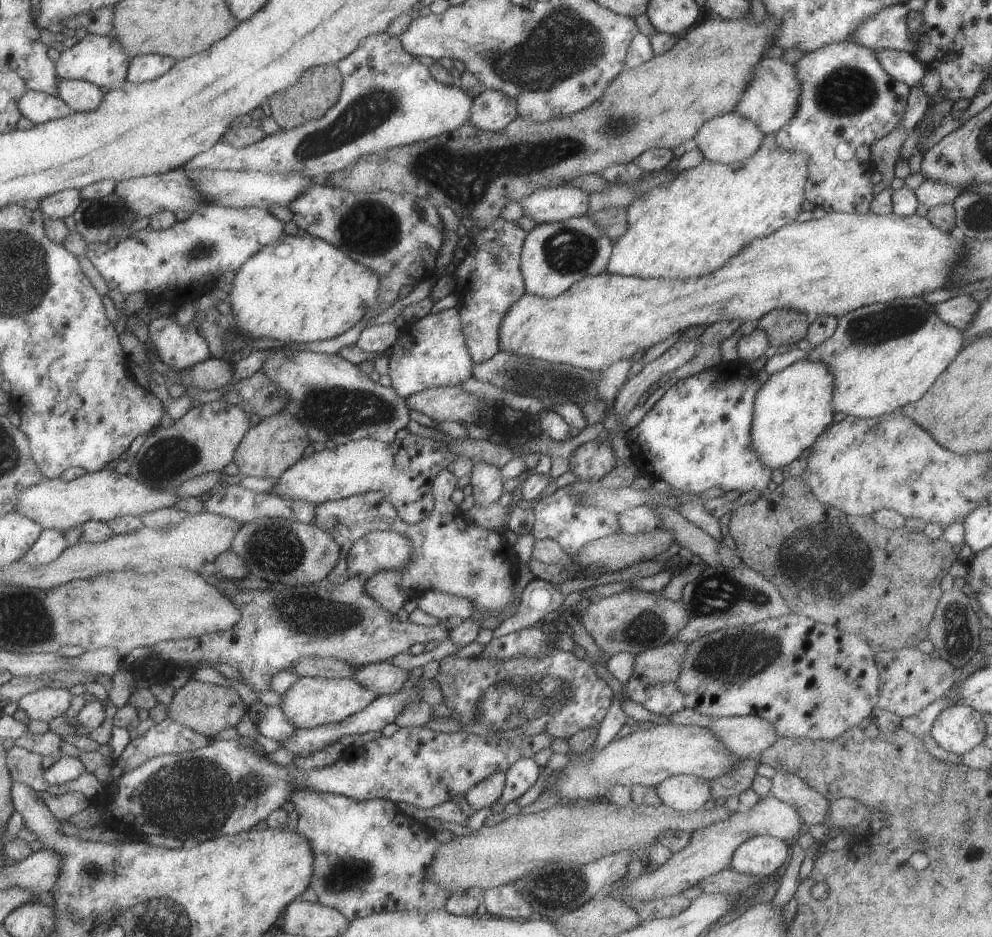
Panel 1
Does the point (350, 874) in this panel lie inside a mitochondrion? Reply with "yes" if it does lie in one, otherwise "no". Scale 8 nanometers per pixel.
yes

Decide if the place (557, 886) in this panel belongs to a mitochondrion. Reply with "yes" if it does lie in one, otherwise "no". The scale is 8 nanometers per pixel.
yes

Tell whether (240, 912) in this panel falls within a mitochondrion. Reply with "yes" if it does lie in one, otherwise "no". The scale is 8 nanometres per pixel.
no

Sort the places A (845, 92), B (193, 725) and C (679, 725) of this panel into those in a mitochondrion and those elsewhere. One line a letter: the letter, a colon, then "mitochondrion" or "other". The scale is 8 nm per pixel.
A: mitochondrion
B: other
C: other

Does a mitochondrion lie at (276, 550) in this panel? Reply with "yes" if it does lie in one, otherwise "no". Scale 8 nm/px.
yes

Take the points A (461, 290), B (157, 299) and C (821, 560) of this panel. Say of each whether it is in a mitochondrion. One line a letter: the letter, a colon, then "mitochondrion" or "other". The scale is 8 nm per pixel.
A: other
B: other
C: mitochondrion

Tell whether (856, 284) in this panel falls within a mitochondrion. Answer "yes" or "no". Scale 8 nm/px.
no

